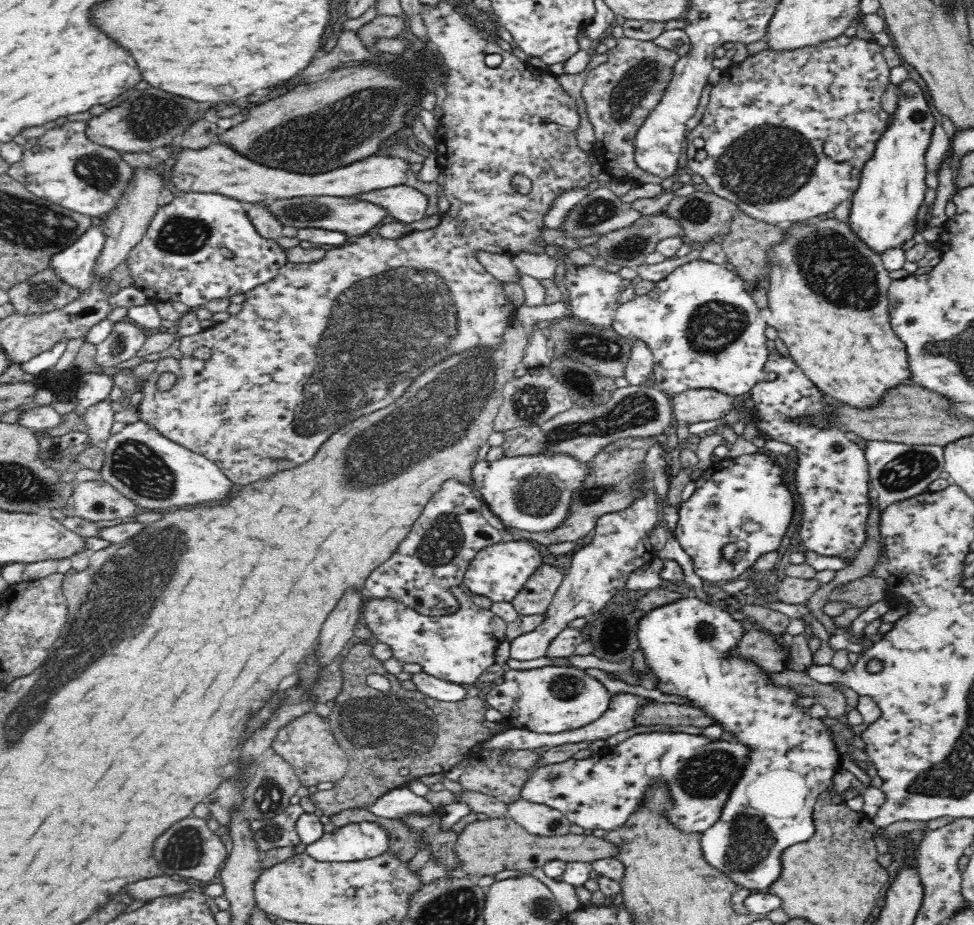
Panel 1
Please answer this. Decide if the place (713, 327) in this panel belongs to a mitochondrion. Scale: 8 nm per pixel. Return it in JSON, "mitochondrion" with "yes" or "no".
{"mitochondrion":"yes"}

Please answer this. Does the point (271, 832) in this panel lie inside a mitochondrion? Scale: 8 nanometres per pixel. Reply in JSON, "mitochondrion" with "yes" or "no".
{"mitochondrion":"yes"}

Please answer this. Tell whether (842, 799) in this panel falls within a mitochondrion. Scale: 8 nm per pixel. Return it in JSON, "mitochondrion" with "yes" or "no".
{"mitochondrion":"no"}

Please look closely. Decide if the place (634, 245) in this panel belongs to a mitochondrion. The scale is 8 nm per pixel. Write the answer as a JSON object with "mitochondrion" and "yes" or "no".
{"mitochondrion":"yes"}

